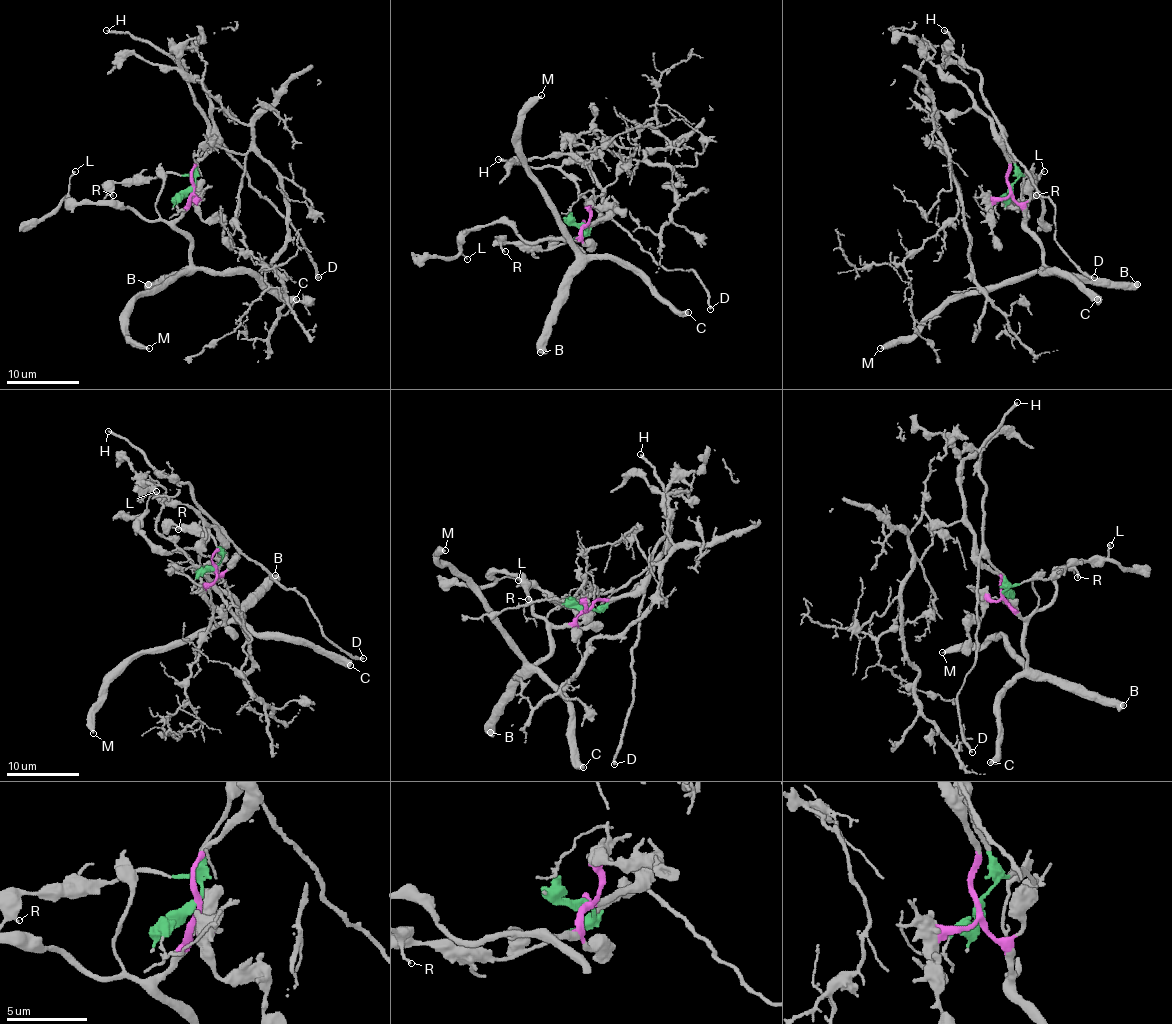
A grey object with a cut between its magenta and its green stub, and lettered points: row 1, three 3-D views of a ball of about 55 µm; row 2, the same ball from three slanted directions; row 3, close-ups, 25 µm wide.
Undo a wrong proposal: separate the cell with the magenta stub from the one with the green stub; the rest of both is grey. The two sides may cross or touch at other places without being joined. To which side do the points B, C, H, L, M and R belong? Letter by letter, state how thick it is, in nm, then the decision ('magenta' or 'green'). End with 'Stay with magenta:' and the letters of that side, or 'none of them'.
B: calibre 600 nm; magenta
C: calibre 440 nm; magenta
H: calibre 240 nm; green
L: calibre 140 nm; magenta
M: calibre 280 nm; magenta
R: calibre 140 nm; green
Stay with magenta: B, C, L, M

